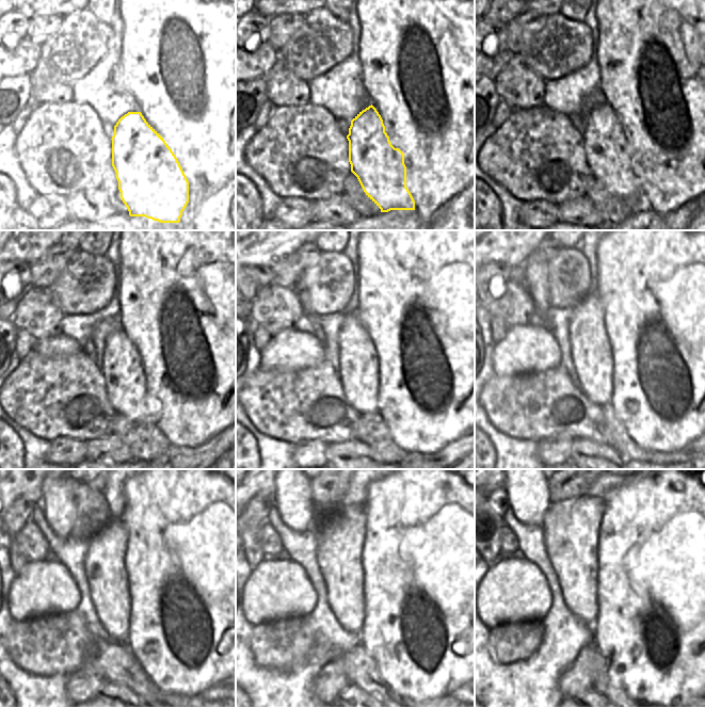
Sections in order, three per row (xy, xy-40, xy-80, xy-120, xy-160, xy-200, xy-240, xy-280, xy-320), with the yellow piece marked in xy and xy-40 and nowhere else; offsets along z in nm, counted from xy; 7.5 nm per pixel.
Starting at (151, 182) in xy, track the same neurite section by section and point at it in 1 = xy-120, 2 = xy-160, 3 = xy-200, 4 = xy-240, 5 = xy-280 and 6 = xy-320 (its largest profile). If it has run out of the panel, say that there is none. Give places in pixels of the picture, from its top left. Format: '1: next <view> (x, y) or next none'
1: next xy-120 (122, 368)
2: next xy-160 (357, 360)
3: next xy-200 (590, 350)
4: next xy-240 (105, 561)
5: next xy-280 (340, 538)
6: next xy-320 (570, 528)

